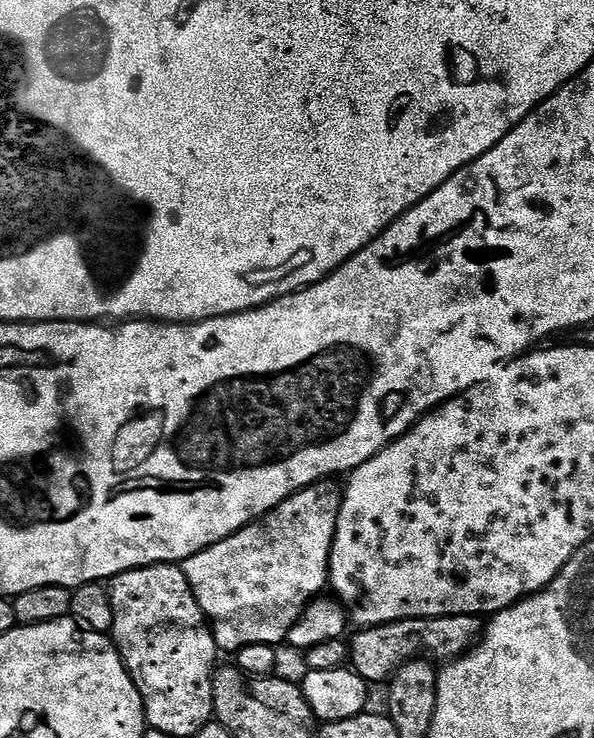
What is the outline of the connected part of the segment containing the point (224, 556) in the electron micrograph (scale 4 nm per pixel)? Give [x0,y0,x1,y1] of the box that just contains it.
[182,478,344,654]

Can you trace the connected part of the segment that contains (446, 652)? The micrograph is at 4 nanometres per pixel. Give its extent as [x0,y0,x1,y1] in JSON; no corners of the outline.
[350,616,485,685]

